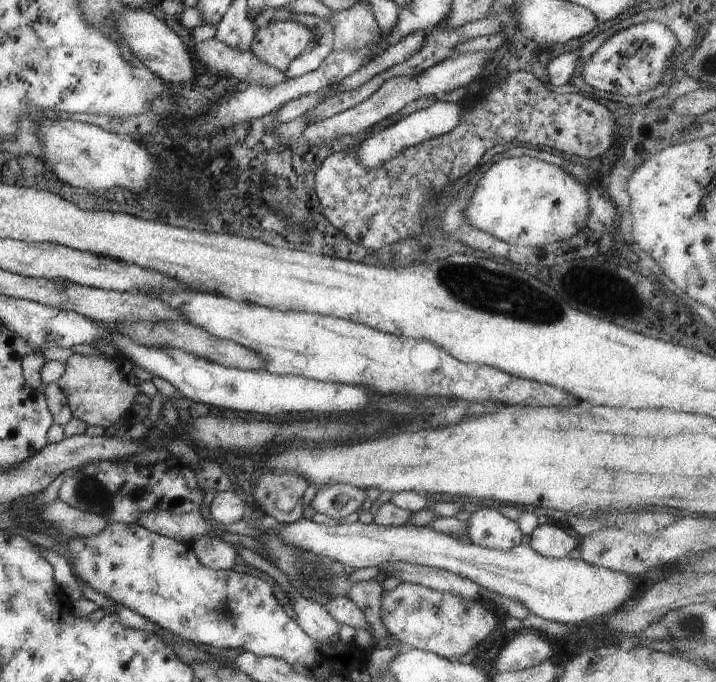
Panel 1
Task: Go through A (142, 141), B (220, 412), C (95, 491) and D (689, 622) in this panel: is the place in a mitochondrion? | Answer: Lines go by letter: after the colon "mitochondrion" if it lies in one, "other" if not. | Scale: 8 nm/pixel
A: other
B: other
C: mitochondrion
D: mitochondrion

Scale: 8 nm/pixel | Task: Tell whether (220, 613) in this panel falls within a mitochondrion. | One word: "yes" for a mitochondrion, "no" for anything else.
yes

